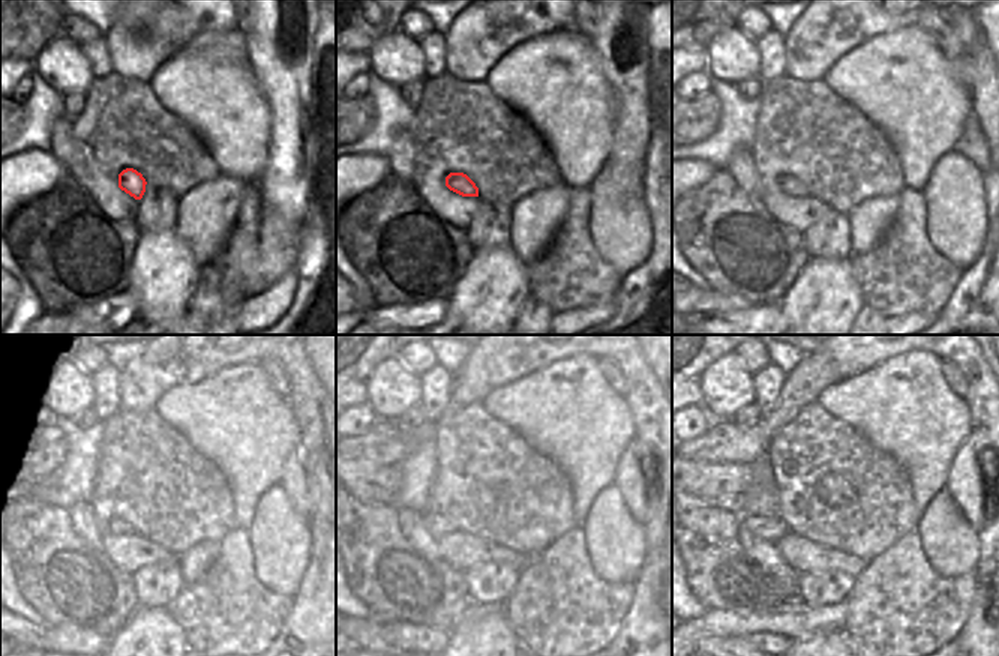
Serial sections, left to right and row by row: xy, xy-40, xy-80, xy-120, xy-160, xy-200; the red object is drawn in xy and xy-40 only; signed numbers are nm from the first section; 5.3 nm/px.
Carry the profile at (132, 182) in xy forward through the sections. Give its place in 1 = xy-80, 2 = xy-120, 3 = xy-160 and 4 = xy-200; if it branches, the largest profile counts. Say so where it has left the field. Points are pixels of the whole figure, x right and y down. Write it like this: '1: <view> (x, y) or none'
1: xy-80 (792, 186)
2: xy-120 (119, 527)
3: xy-160 (438, 527)
4: xy-200 (770, 529)

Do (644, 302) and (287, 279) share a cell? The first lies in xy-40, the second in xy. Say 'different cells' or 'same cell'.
different cells

